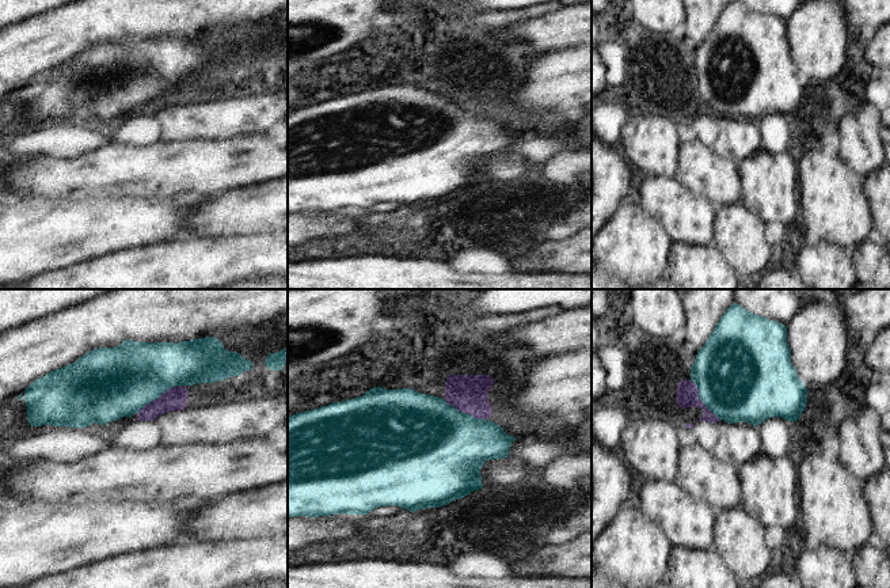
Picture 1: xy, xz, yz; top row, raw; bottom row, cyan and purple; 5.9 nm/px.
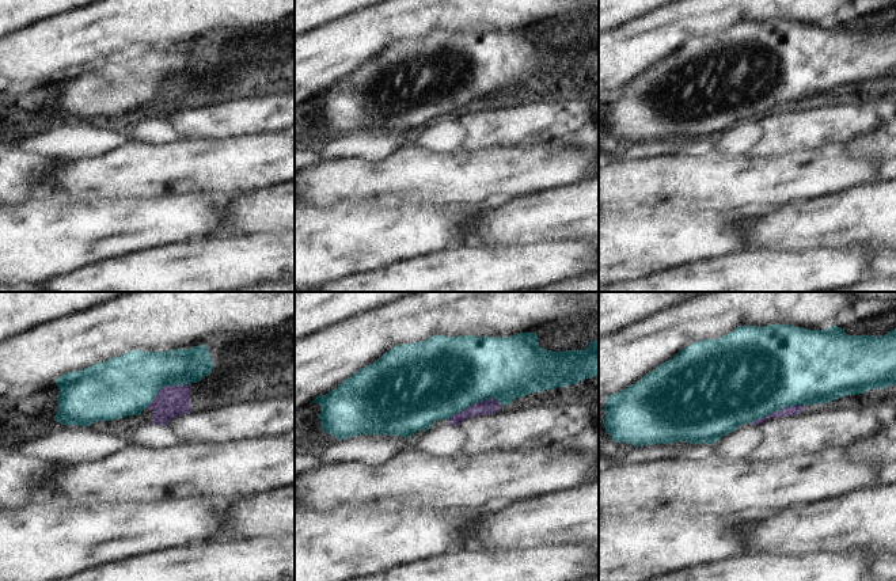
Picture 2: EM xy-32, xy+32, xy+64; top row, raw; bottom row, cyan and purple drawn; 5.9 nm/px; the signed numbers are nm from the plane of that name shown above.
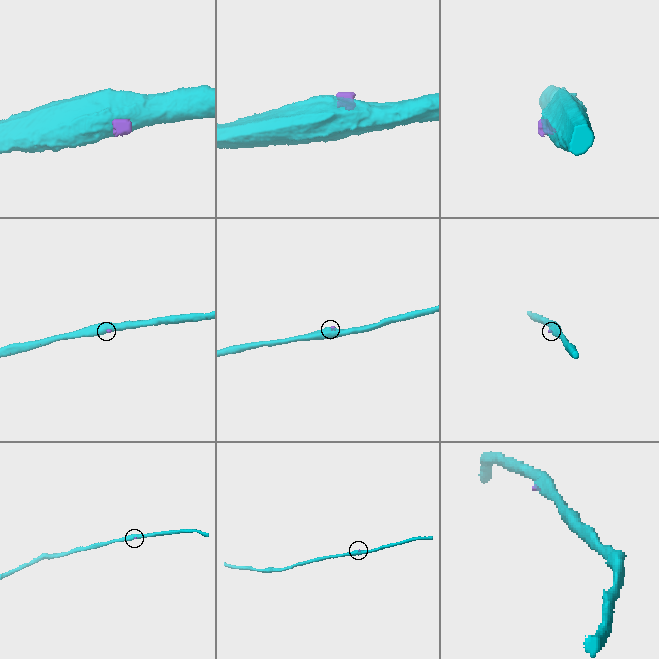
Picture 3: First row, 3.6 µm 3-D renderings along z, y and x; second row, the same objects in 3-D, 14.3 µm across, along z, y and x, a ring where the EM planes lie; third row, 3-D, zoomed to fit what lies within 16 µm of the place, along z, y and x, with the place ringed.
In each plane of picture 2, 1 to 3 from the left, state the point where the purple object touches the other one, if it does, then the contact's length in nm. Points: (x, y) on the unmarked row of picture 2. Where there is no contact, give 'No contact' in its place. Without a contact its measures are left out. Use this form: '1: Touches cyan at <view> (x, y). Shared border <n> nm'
1: Touches cyan at xy-32 (166, 82). Shared border 300 nm
2: Touches cyan at xy+32 (474, 98). Shared border 340 nm
3: Touches cyan at xy+64 (778, 106). Shared border 320 nm.

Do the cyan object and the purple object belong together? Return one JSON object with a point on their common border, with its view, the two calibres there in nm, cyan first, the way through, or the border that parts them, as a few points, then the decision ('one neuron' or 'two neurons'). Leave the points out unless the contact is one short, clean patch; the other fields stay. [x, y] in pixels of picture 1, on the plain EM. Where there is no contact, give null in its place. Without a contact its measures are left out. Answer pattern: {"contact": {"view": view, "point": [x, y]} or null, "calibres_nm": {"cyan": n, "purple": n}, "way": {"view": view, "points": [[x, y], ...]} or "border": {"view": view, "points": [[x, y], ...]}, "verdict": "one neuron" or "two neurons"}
{"contact": {"view": "xy", "point": [160, 90]}, "calibres_nm": {"cyan": 400, "purple": 140}, "way": {"view": "xy", "points": [[121, 76], [147, 76], [160, 90], [171, 90], [175, 94]]}, "verdict": "one neuron"}

